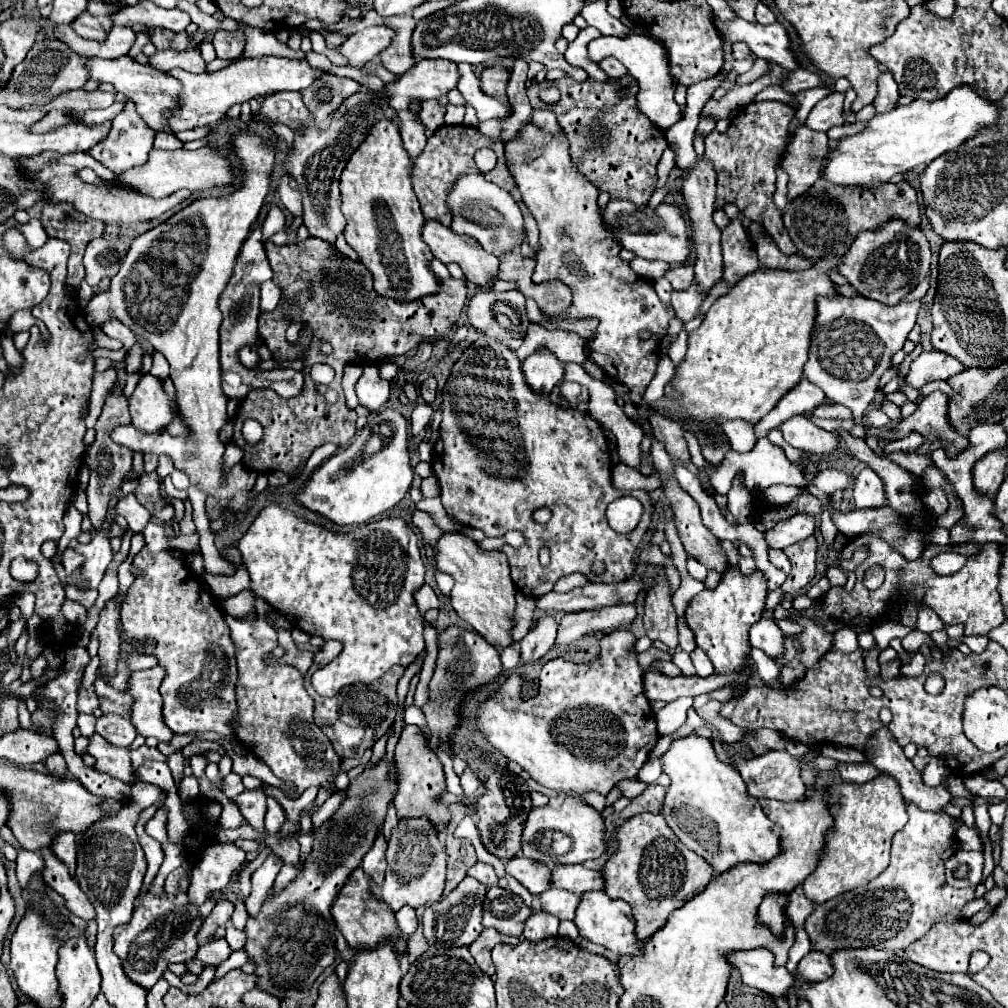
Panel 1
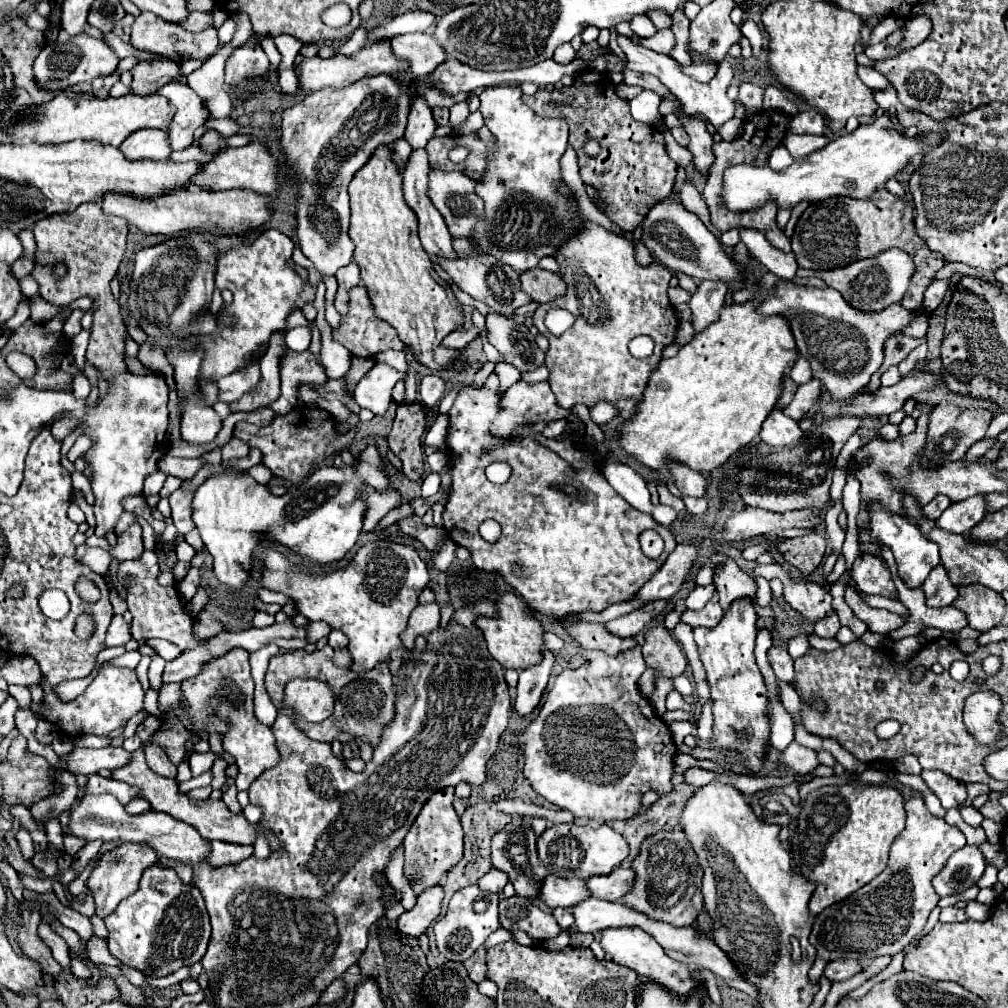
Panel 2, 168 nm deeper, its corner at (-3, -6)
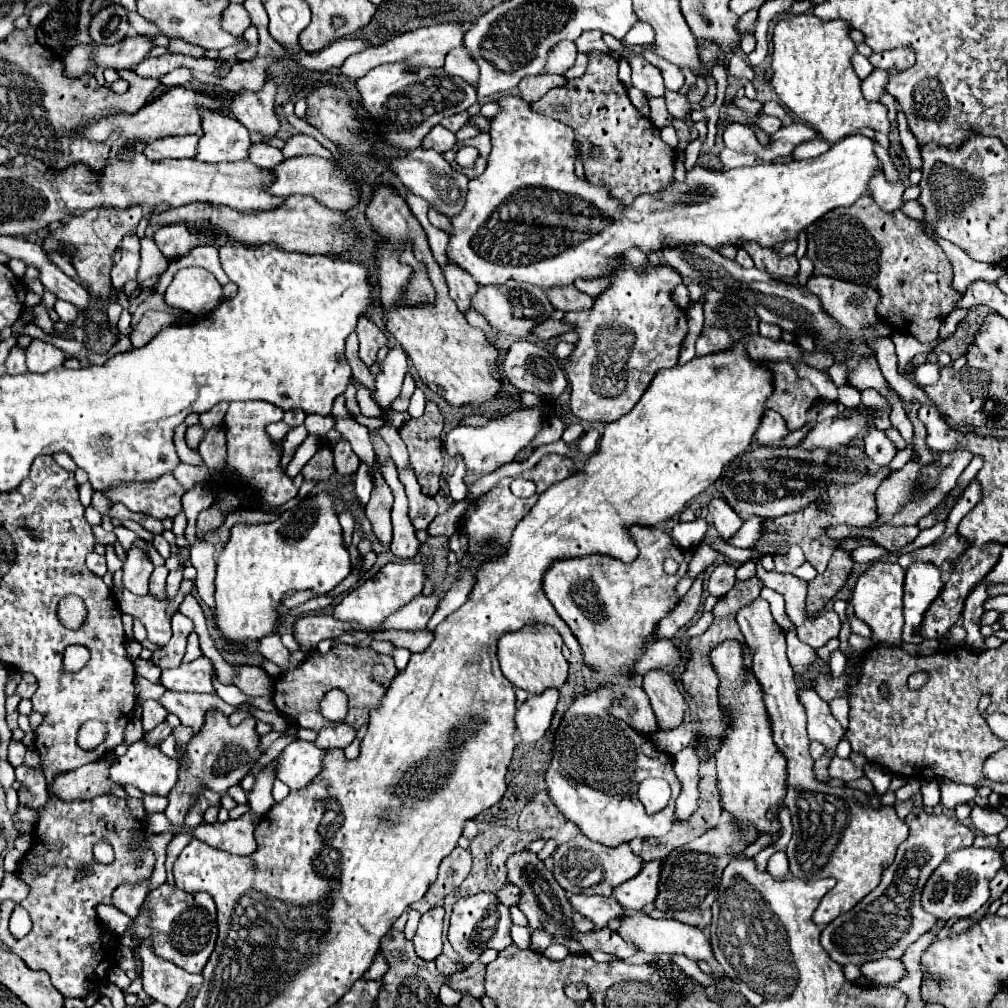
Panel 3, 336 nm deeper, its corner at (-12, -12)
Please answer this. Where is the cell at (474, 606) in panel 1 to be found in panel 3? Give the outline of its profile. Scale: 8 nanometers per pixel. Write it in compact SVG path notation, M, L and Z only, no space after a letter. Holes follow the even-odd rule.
M531 622L525 628L517 632L507 632L497 642L497 656L501 664L501 672L507 676L507 680L529 694L539 694L545 688L561 688L561 684L567 680L569 662L561 654L563 640L559 632L555 632L547 624Z

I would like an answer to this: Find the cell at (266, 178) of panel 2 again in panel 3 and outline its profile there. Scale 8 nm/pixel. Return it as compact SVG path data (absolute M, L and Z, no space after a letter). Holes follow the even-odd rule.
M319 156L285 158L271 172L275 174L275 180L267 186L267 190L271 190L271 194L281 196L281 198L289 196L289 194L313 196L319 204L323 204L323 206L327 206L331 210L349 210L359 200L359 194L353 188L351 180L347 176L343 176L343 174L337 174L335 164L331 160L325 160L325 158L319 158Z

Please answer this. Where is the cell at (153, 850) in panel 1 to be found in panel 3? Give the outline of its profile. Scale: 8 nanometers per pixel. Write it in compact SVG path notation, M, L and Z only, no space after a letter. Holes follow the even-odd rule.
M179 725L173 729L172 734L175 737L176 742L179 744L180 751L183 751L190 739L193 737L194 732L190 727Z

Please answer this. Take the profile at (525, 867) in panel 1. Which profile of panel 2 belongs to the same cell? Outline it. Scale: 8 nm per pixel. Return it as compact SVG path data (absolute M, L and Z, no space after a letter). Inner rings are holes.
M548 874L542 882L542 902L550 908L574 908L590 896L592 894L584 880L562 880Z

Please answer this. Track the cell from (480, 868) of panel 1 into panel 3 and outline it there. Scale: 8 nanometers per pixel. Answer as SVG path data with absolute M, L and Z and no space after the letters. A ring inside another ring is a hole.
M505 884L499 892L497 892L497 898L505 904L505 906L513 906L519 902L519 888L513 886L513 884Z

